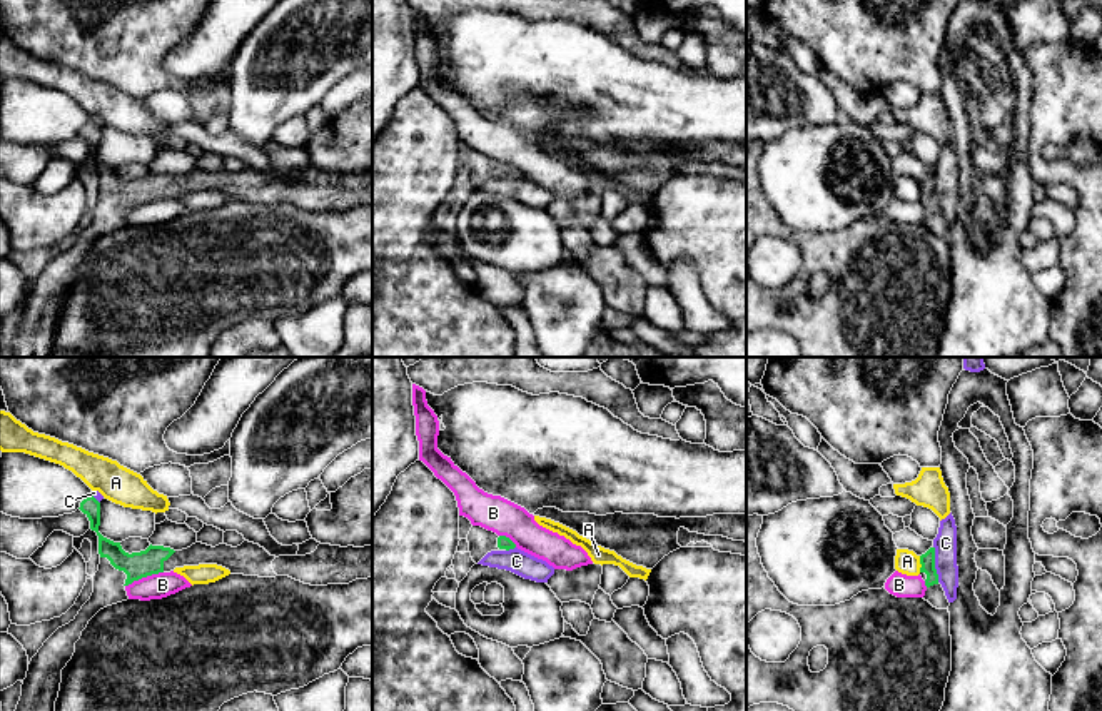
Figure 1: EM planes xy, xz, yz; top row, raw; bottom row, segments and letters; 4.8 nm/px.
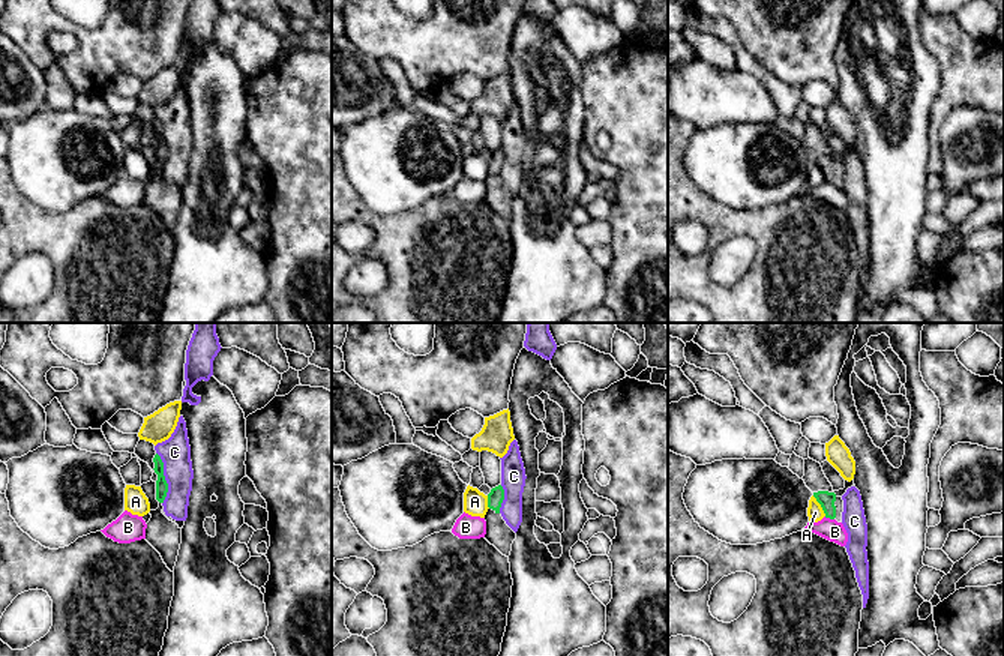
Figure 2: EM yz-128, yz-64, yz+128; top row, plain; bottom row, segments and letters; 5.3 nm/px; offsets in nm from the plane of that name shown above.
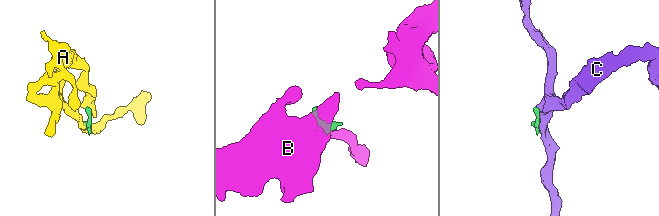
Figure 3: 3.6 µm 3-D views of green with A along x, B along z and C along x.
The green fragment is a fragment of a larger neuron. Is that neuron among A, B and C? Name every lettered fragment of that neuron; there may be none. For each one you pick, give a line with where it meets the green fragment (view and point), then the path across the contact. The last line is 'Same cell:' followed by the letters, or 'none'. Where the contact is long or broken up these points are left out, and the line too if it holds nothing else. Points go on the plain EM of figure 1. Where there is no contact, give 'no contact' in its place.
Same cell: none

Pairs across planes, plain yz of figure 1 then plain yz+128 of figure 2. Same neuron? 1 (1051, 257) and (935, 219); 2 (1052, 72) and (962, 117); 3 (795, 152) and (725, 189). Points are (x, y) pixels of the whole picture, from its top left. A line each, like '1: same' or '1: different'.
1: different
2: different
3: same

